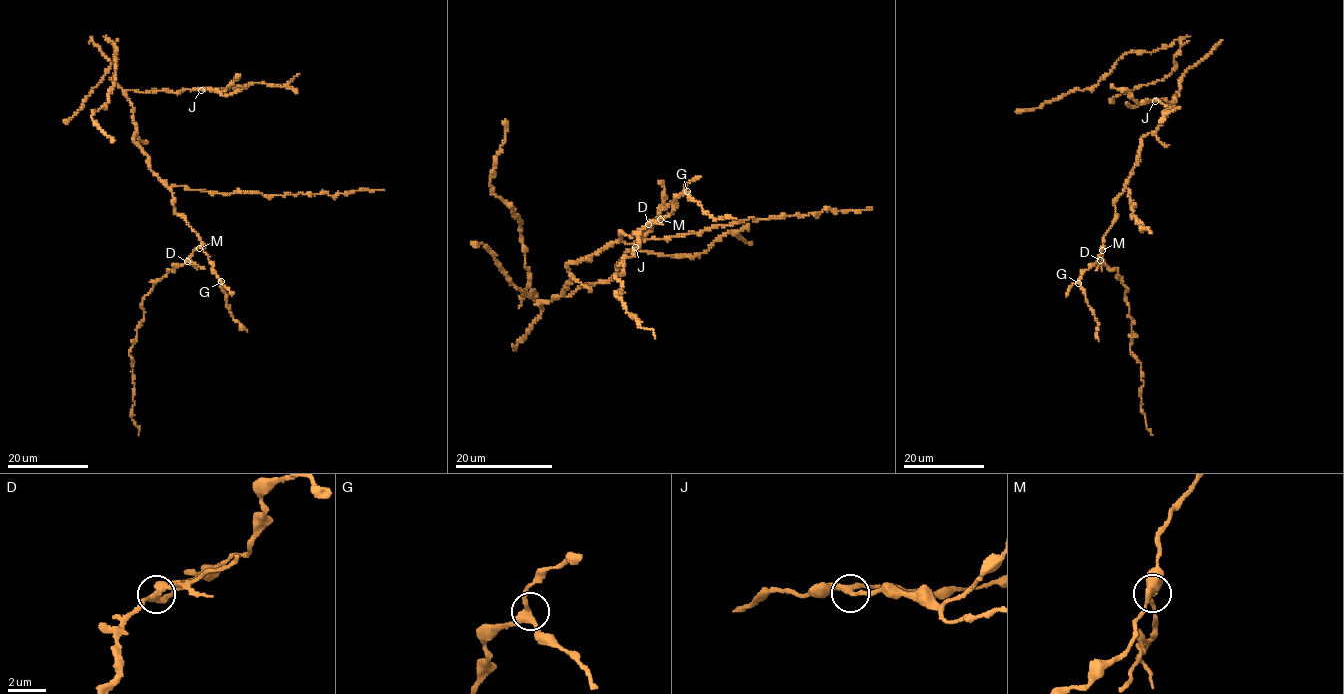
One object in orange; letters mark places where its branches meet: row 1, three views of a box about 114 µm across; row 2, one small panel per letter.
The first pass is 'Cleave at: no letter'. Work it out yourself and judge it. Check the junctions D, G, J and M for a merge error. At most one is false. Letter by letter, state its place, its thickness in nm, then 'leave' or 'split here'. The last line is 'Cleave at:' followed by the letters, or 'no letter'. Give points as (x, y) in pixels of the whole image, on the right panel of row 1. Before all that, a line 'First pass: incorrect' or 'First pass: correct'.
First pass: incorrect
D: place (1100, 260); calibre 320 nm; split here
G: place (1078, 283); calibre 320 nm; leave
J: place (1155, 101); calibre 240 nm; leave
M: place (1102, 250); calibre 340 nm; leave
Cleave at: D

